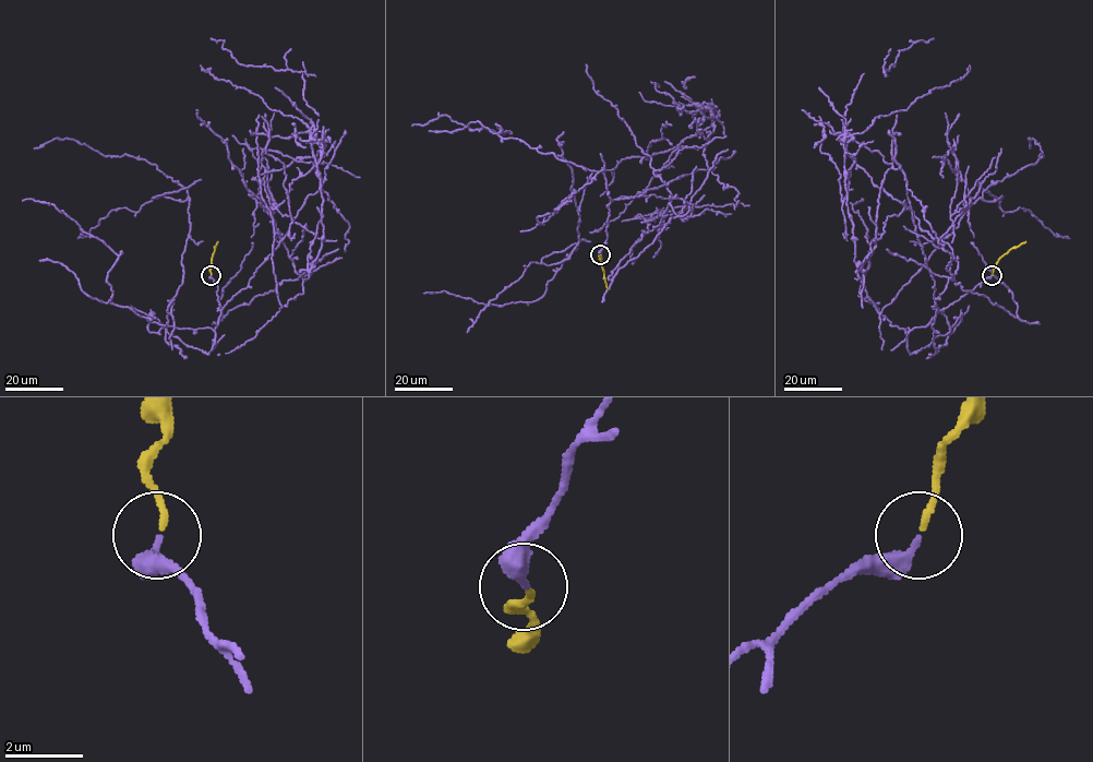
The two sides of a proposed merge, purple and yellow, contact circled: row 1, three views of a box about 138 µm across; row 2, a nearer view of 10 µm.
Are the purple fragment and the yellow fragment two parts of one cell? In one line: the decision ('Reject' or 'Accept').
Reject

